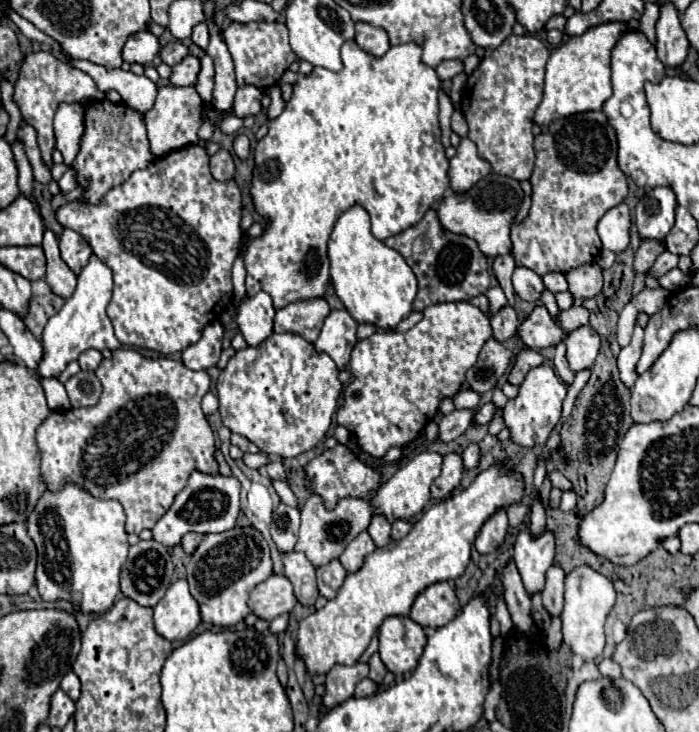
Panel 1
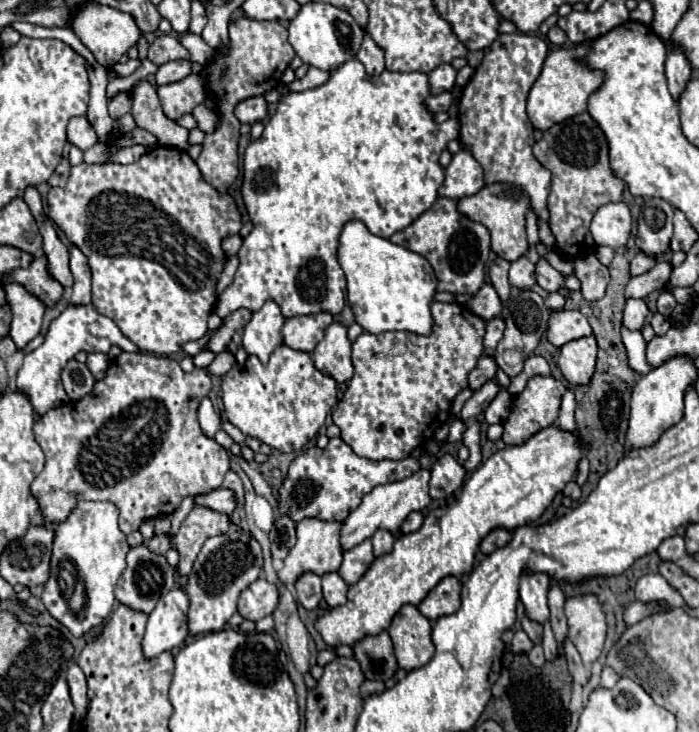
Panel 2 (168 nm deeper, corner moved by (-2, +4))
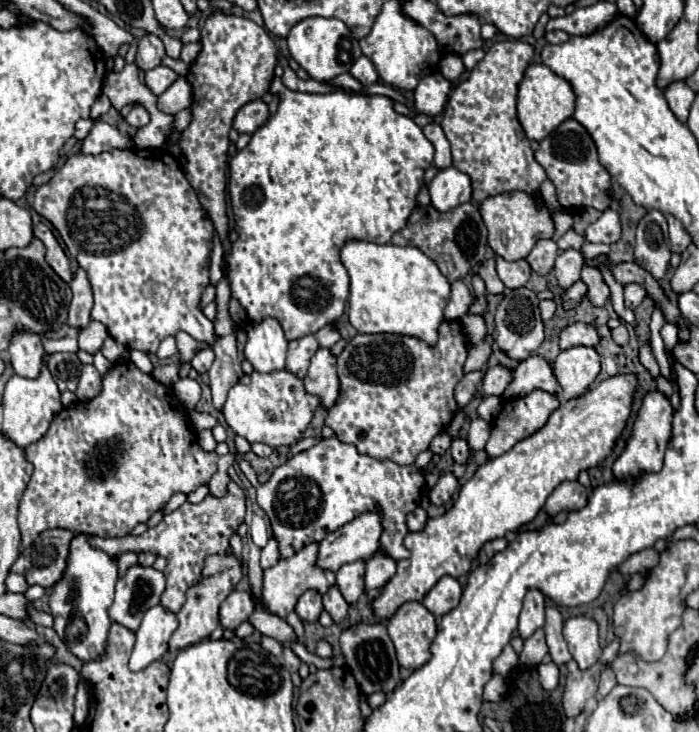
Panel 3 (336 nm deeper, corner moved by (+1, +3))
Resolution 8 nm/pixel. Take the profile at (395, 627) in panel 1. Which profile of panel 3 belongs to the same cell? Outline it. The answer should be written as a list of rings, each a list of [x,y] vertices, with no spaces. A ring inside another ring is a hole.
[[[418,601],[404,603],[388,621],[388,633],[404,669],[418,669],[430,659],[430,643],[436,637],[434,615]]]

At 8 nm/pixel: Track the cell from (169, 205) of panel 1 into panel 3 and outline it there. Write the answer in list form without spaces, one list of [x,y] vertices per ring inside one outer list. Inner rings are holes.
[[[110,149],[98,155],[72,155],[66,159],[66,163],[58,169],[58,173],[50,179],[50,183],[40,185],[34,195],[34,211],[46,217],[64,239],[70,255],[78,261],[82,269],[86,269],[92,291],[94,291],[94,307],[92,307],[92,319],[106,325],[108,333],[122,343],[126,349],[138,349],[144,353],[156,353],[158,345],[164,337],[176,335],[178,331],[186,331],[196,341],[214,343],[214,327],[212,321],[204,317],[200,309],[200,295],[208,287],[208,267],[210,267],[210,253],[214,245],[214,227],[208,217],[208,211],[200,205],[196,191],[188,183],[180,163],[166,151],[166,149]]]

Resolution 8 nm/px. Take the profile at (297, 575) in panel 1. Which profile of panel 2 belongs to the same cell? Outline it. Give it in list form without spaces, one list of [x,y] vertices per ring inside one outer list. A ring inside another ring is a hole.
[[[303,574],[297,582],[295,582],[295,590],[297,590],[297,600],[305,610],[315,610],[321,602],[321,578],[317,574]]]

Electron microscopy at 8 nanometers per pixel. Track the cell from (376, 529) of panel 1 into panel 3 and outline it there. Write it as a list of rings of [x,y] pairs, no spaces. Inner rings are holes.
[[[380,547],[370,559],[366,559],[366,595],[376,597],[380,587],[396,573],[396,561],[386,557],[388,553]]]

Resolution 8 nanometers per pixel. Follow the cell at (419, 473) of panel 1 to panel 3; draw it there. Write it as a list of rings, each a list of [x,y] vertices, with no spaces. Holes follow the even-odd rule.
[[[382,509],[360,513],[354,521],[342,525],[320,543],[318,565],[322,569],[338,571],[344,563],[372,557],[380,547],[382,535]]]

